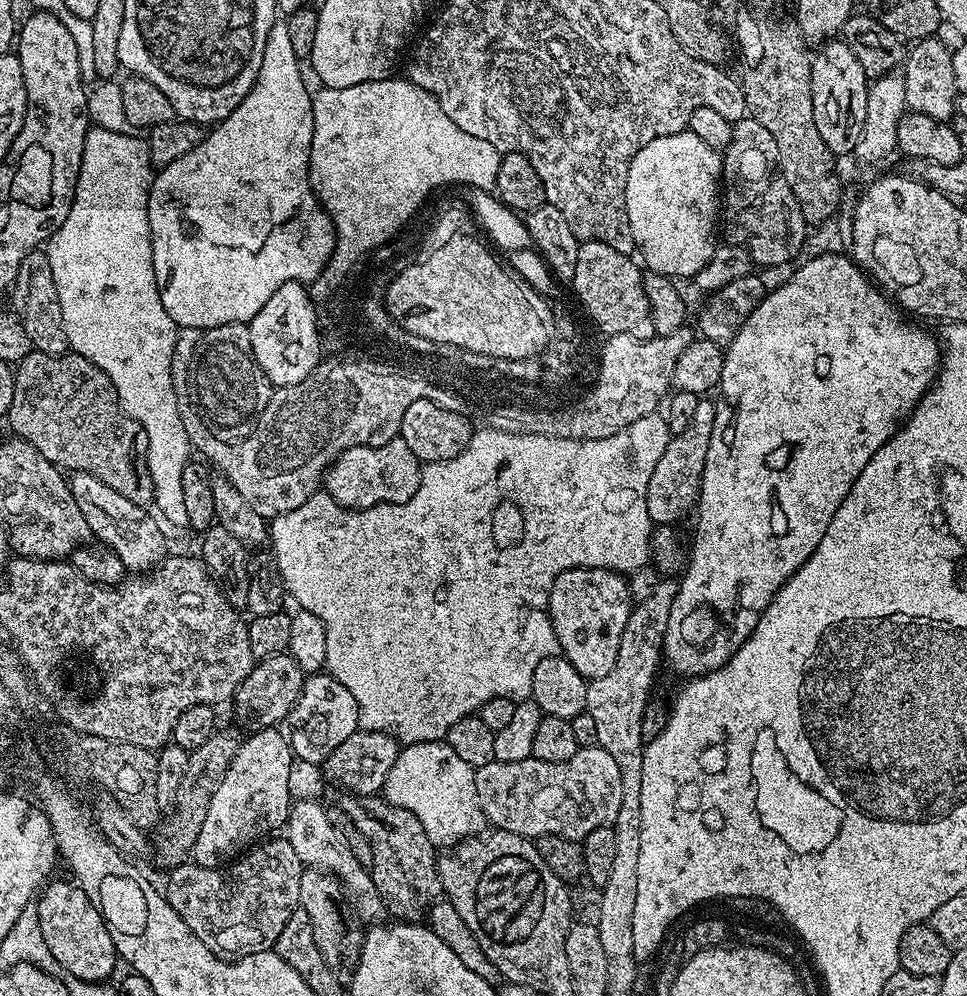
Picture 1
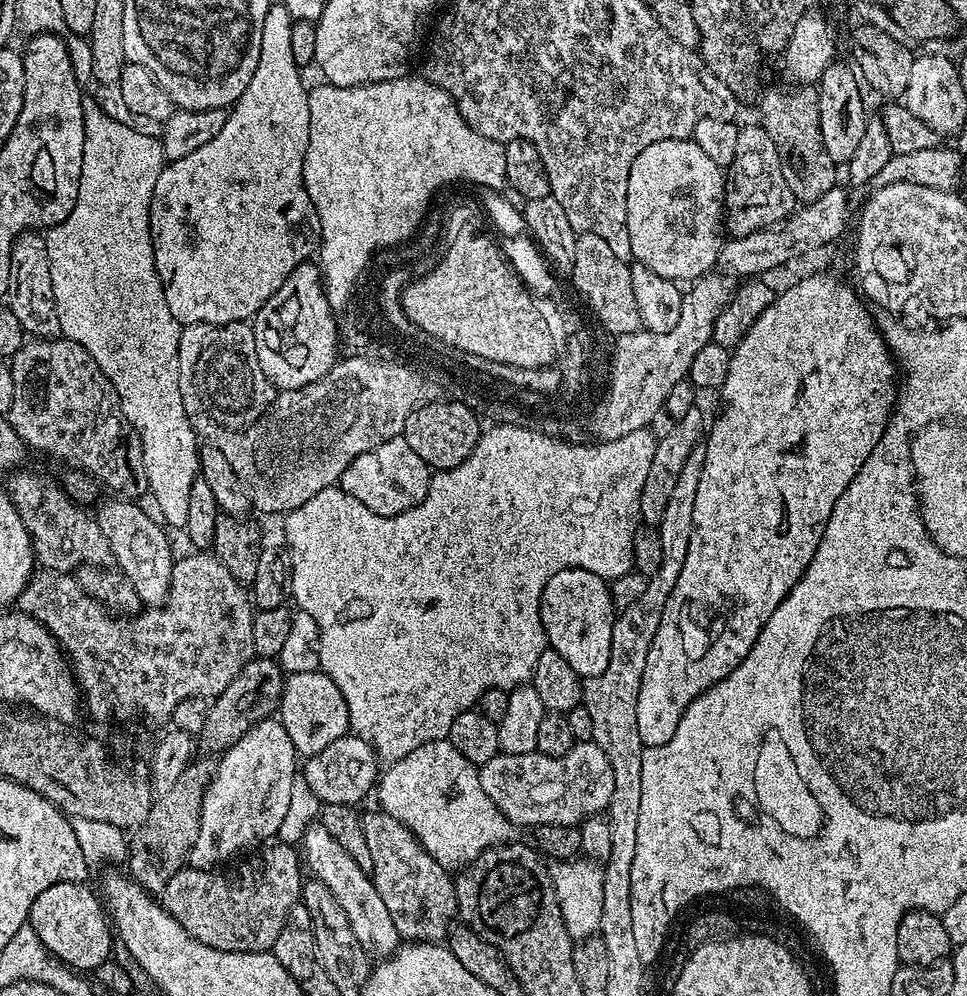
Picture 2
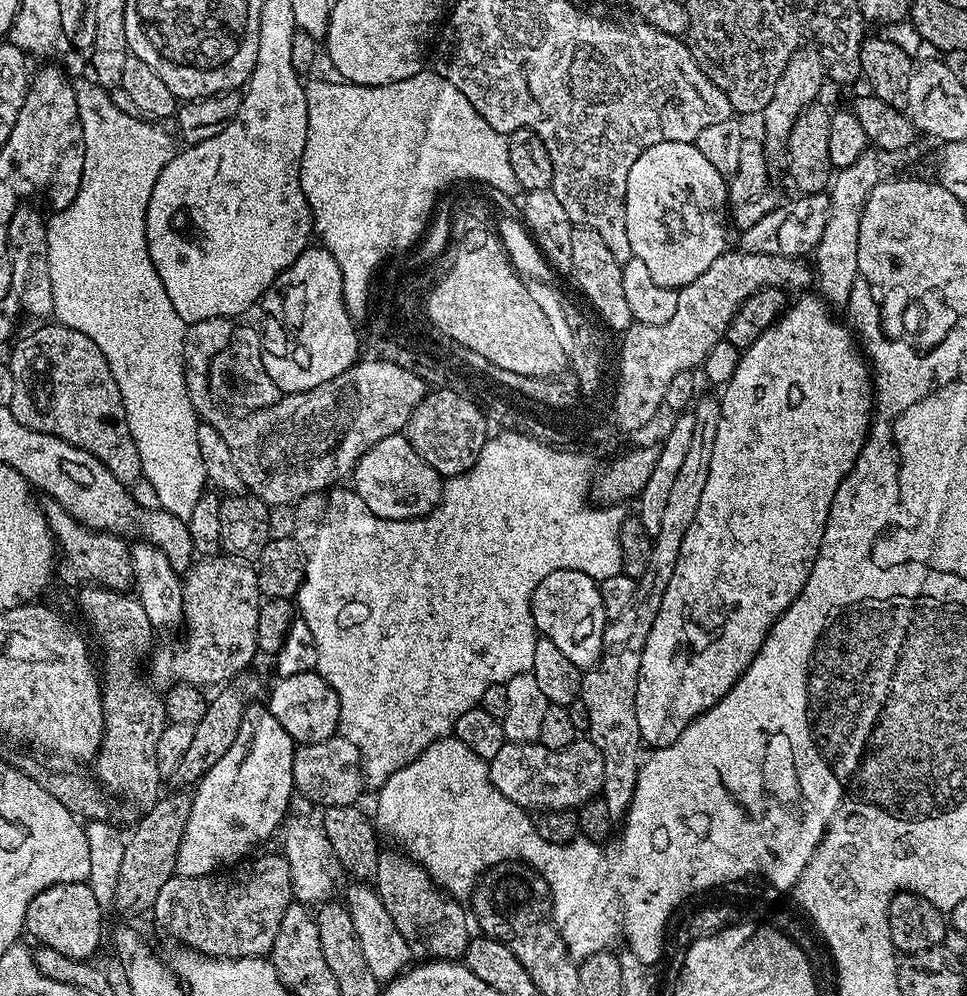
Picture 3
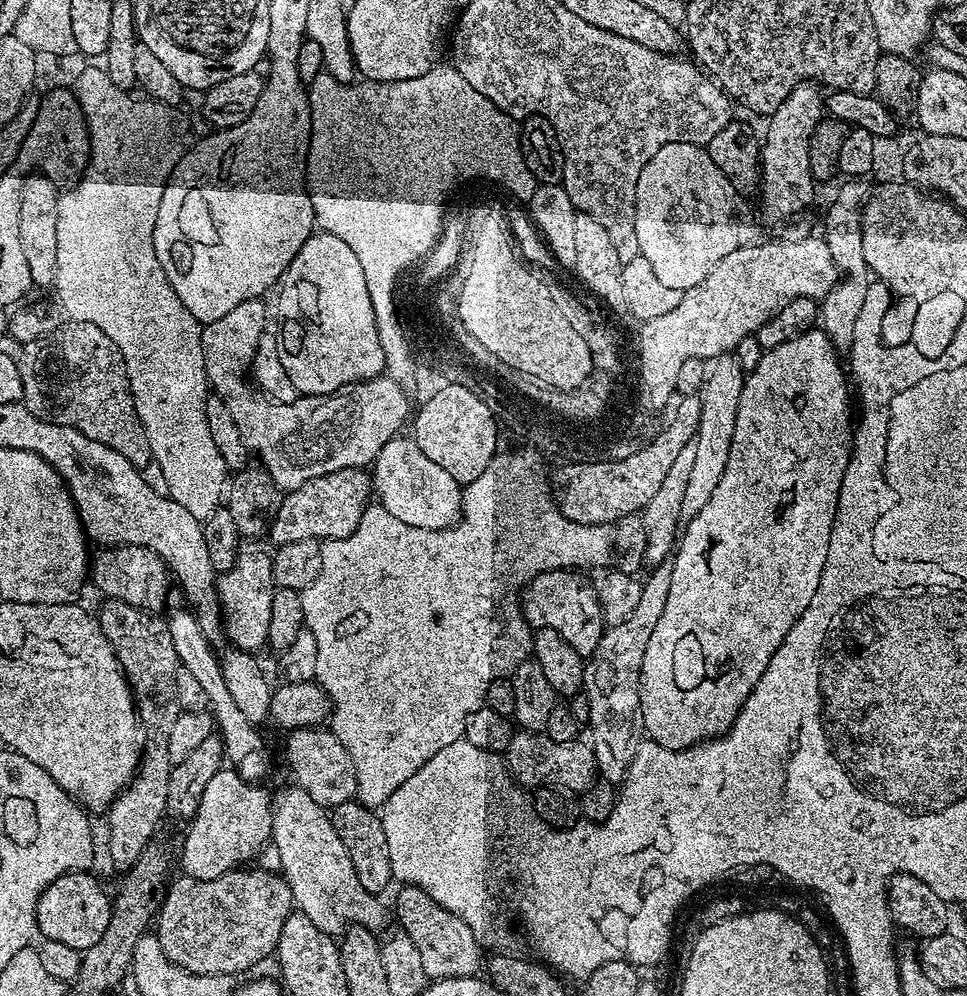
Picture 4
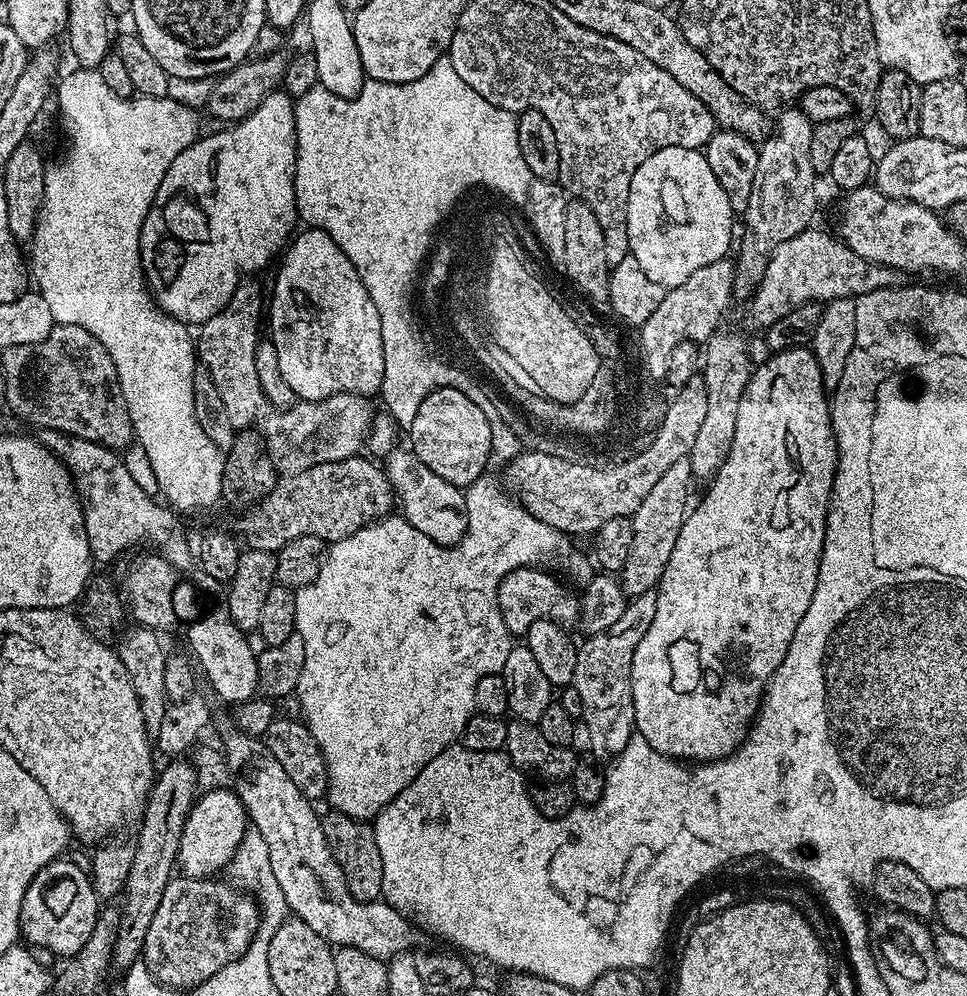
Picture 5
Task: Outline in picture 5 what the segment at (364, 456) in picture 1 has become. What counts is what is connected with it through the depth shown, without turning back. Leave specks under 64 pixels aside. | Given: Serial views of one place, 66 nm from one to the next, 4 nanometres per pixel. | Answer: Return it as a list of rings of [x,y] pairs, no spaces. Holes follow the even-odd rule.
[[[408,448],[393,449],[385,459],[384,469],[397,503],[402,506],[401,515],[410,522],[413,531],[444,547],[452,547],[461,540],[468,529],[468,511],[464,492],[456,484],[439,477]]]

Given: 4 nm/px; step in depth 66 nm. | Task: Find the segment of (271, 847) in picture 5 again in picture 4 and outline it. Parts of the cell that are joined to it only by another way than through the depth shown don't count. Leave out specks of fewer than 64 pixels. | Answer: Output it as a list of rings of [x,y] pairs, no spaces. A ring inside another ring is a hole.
[[[187,607],[184,608],[174,609],[168,616],[168,628],[166,624],[166,634],[172,639],[172,649],[176,651],[179,667],[190,670],[190,674],[194,674],[194,678],[198,678],[198,686],[202,686],[204,691],[204,699],[207,701],[206,708],[211,715],[215,731],[224,742],[225,757],[236,763],[234,768],[240,779],[249,782],[263,781],[262,778],[267,774],[268,766],[266,754],[261,747],[262,740],[256,734],[257,729],[242,714],[242,710],[238,710],[238,706],[230,698],[230,692],[226,690],[226,684],[219,669],[214,667],[214,660],[207,656],[208,648],[204,645],[206,637],[200,631],[200,623]],[[289,786],[272,796],[271,844],[273,850],[276,851],[276,860],[280,863],[279,875],[284,877],[295,911],[301,912],[314,926],[318,926],[318,930],[329,934],[340,934],[345,931],[346,925],[363,930],[375,930],[374,928],[383,926],[384,908],[376,901],[379,899],[373,893],[367,892],[352,873],[352,864],[345,855],[344,843],[340,840],[340,835],[332,829],[329,813],[319,804],[314,803],[310,794],[306,794],[301,788]]]

